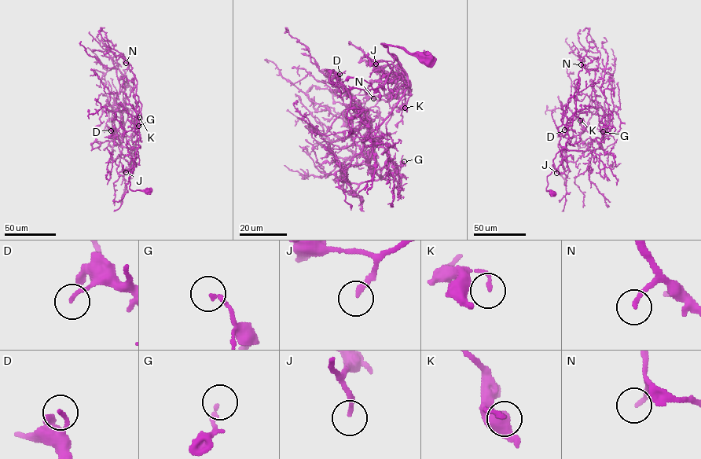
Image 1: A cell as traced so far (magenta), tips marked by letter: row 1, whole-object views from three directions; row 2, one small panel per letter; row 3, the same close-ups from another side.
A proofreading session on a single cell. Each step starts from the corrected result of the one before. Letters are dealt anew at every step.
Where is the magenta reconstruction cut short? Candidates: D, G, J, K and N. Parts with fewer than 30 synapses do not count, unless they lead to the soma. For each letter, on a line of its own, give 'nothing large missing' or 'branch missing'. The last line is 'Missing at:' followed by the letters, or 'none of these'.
D: nothing large missing
G: nothing large missing
J: branch missing
K: nothing large missing
N: branch missing
Missing at: J, N

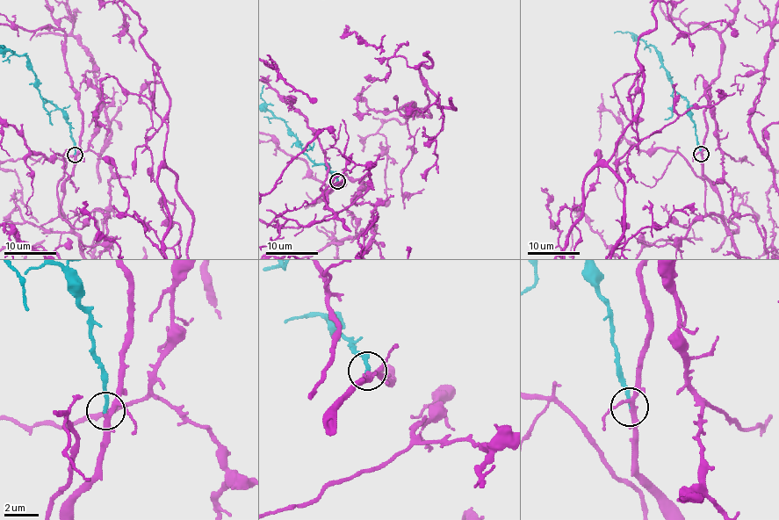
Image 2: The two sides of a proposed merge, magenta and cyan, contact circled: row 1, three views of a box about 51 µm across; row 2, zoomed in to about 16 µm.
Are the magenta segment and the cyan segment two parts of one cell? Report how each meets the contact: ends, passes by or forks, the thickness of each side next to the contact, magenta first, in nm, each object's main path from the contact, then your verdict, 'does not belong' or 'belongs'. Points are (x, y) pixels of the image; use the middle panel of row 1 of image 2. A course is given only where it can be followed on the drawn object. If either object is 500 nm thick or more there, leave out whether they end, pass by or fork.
magenta forks | cyan ends | 240/220 nm | cyan via (337, 181), (322, 163), (314, 163), (298, 144), (285, 123), (267, 108) | belongs

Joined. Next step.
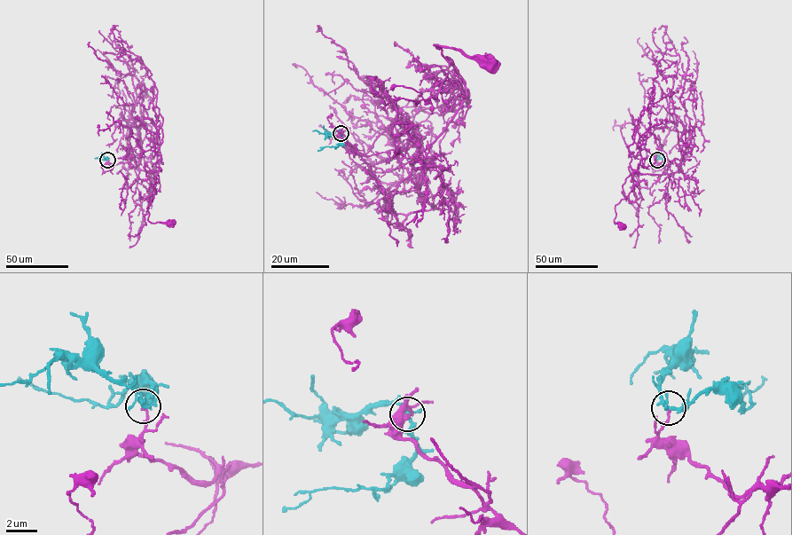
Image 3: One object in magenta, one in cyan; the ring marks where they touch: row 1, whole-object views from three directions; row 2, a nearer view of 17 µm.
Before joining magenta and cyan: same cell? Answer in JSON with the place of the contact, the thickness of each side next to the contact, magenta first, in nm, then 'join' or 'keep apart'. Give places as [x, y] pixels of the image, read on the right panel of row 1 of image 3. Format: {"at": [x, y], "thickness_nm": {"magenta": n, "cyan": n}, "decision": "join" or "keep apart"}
{"at": [657, 160], "thickness_nm": {"magenta": 140, "cyan": 200}, "decision": "keep apart"}

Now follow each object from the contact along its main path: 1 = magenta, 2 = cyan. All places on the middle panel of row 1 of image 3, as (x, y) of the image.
1: (341, 133), (362, 154), (397, 148), (417, 155), (466, 92), (435, 45), (491, 62)
2: (341, 133), (342, 138), (337, 146), (317, 150)

